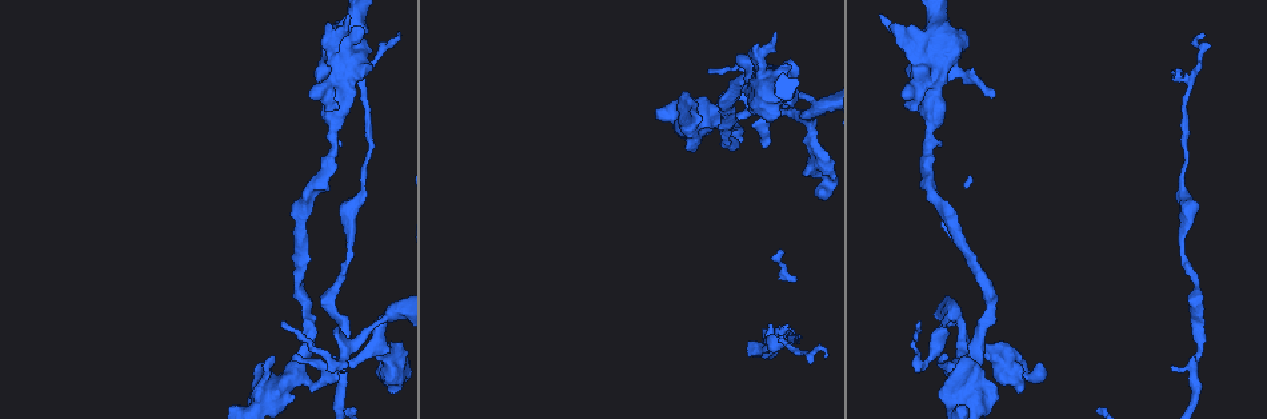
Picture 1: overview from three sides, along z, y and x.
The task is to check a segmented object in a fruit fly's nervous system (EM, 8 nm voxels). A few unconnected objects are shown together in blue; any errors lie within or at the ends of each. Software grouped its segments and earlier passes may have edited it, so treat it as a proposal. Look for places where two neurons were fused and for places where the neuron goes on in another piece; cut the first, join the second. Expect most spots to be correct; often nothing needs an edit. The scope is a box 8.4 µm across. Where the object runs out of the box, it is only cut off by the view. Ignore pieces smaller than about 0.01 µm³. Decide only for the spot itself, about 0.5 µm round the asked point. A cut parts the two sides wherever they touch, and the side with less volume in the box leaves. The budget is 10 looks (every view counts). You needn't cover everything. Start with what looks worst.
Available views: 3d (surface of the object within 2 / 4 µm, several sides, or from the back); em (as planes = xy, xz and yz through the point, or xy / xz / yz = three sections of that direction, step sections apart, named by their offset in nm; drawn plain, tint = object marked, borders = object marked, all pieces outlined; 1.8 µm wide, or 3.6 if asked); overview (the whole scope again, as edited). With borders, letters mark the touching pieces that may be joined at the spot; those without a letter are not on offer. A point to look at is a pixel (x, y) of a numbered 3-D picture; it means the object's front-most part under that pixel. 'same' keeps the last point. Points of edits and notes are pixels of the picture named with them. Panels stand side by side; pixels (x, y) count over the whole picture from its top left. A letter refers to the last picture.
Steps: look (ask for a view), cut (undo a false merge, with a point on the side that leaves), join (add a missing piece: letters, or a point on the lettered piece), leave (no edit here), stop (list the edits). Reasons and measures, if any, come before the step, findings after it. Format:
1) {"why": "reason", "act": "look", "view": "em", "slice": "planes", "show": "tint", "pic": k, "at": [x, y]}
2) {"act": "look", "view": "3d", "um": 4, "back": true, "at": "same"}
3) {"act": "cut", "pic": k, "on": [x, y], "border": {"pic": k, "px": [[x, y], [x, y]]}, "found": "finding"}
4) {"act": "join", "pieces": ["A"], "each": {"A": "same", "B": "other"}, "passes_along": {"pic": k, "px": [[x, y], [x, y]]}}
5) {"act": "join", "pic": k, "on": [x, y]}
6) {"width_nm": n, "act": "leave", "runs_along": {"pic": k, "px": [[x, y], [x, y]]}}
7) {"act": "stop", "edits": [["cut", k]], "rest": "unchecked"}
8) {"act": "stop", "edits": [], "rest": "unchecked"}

{"why": "arms part here", "act": "look", "view": "3d", "um": 4, "pic": 1, "at": [331, 72]}

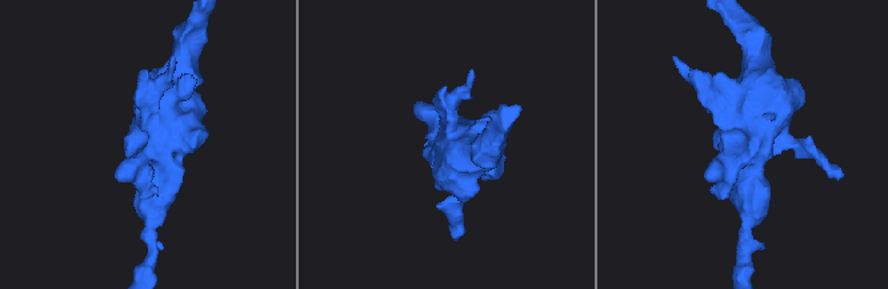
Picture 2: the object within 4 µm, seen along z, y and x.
{"act": "look", "view": "em", "um": 3.6, "slice": "planes", "show": "borders", "pic": 2, "at": [759, 136]}

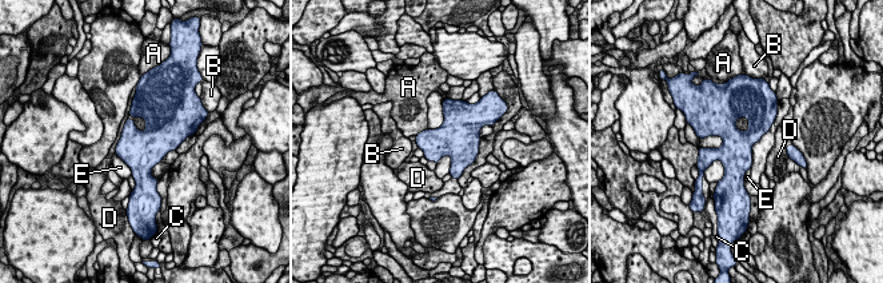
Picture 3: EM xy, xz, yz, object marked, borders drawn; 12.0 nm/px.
{"act": "leave", "each": {"A": "other", "B": "other", "C": "other", "D": "other", "E": "other"}, "border": {"pic": 3, "px": [[696, 148], [698, 162]]}, "found": "all the same neuron"}

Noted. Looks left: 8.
{"why": "branch stops here", "act": "look", "view": "3d", "um": 4, "pic": 1, "at": [786, 325]}

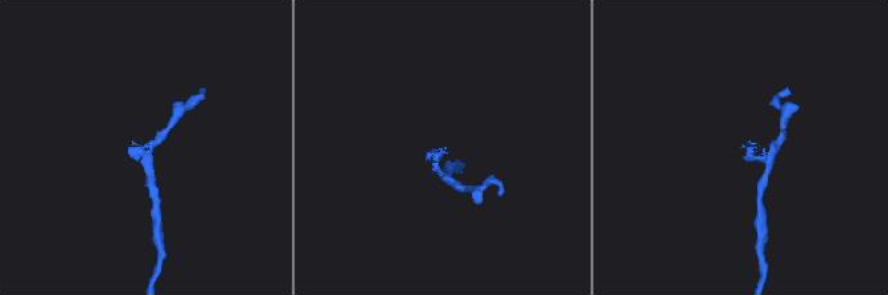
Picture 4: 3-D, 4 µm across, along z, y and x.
{"act": "look", "view": "em", "slice": "xz", "step": 8, "show": "tint", "pic": 4, "at": [740, 147]}

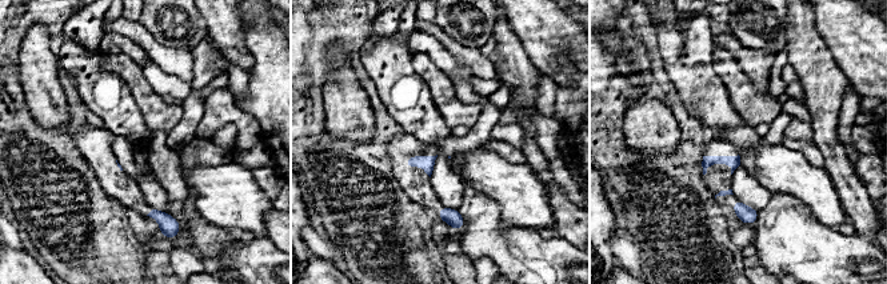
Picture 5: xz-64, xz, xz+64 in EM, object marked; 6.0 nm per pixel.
{"act": "look", "view": "em", "slice": "planes", "show": "borders", "at": "same"}

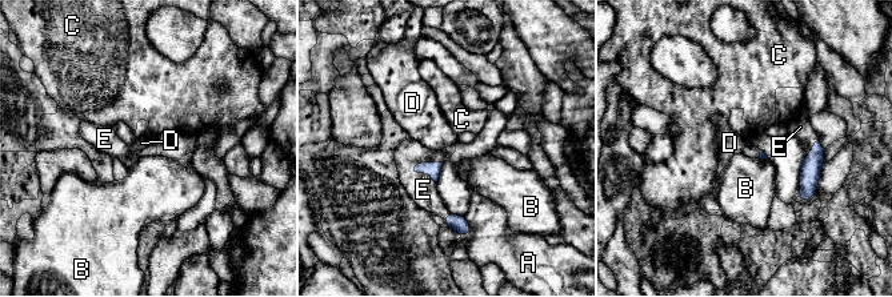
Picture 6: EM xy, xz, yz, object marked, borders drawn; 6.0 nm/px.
{"longest_contact_nm": ["E", 220], "act": "join", "pieces": ["E"], "each": {"A": "other", "B": "other", "C": "other", "D": "other", "E": "same"}, "found": "it goes on there"}

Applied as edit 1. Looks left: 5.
{"why": "sharp bend", "act": "look", "view": "em", "slice": "planes", "show": "plain", "pic": 1, "at": [917, 364]}

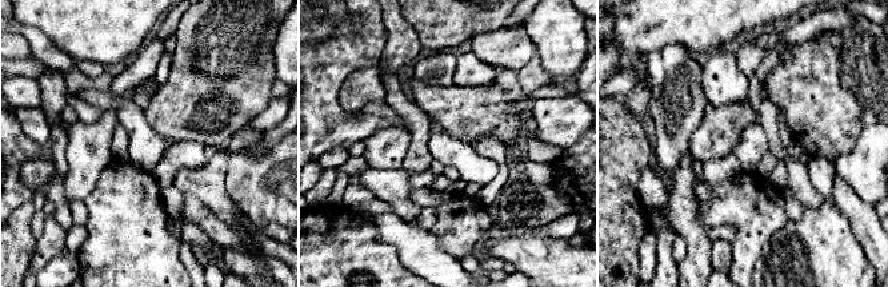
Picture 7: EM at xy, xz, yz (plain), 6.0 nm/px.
{"act": "look", "view": "em", "slice": "planes", "show": "tint", "at": "same"}

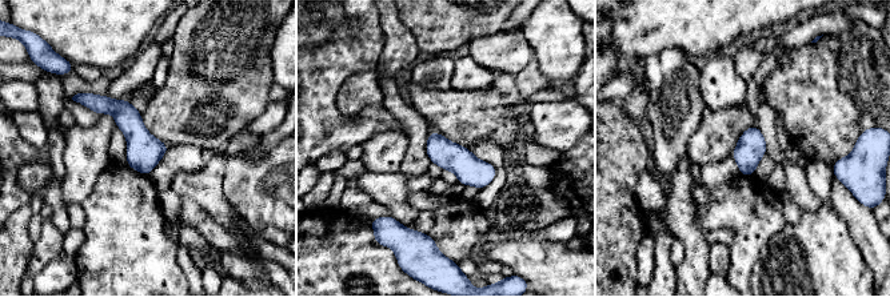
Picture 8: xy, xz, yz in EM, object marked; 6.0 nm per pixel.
{"why": "see the neighbours", "act": "look", "view": "em", "slice": "planes", "show": "borders", "at": "same"}

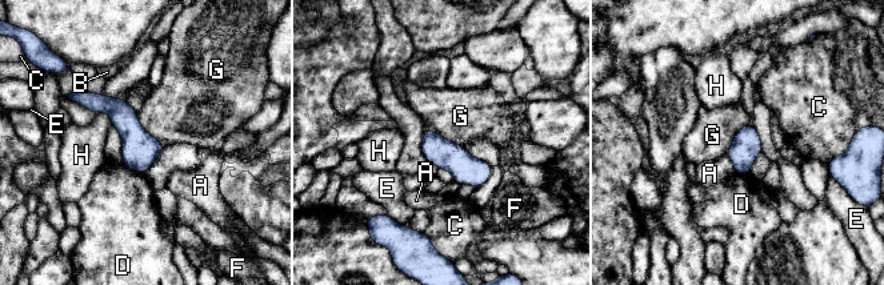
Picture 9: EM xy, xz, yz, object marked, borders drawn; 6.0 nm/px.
{"width_nm": 170, "act": "leave", "each": {"A": "other", "B": "other", "C": "other", "D": "other", "E": "other", "F": "other", "G": "other", "H": "other"}, "border": {"pic": 9, "px": [[136, 113], [140, 125], [166, 145]]}, "found": "one neuron here"}

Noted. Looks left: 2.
{"why": "sharp bend", "act": "look", "view": "3d", "um": 4, "back": true, "pic": 1, "at": [822, 187]}

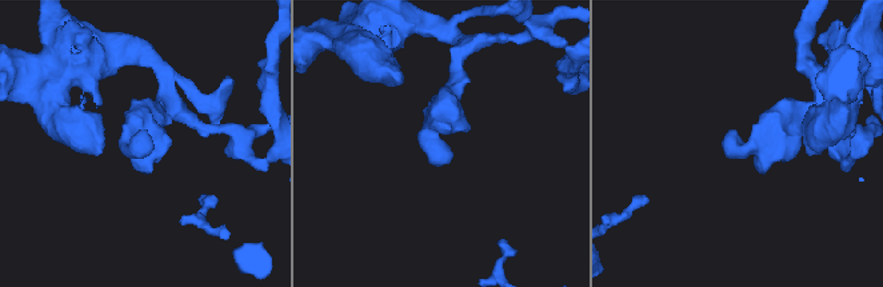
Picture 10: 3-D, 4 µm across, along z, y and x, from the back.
{"act": "look", "view": "em", "slice": "planes", "show": "borders", "pic": 10, "at": [440, 148]}

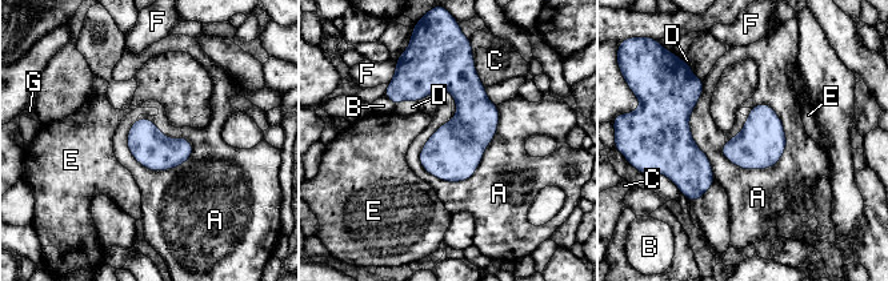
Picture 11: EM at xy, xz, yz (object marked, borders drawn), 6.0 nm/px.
{"act": "leave", "each": {"A": "other", "B": "other", "C": "other", "D": "other", "E": "other", "F": "other", "G": "other"}, "border": {"pic": 11, "px": [[498, 105], [470, 177], [422, 167]]}, "found": "all the same neuron"}

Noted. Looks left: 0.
{"act": "stop", "edits": [["join", 6]], "rest": "unchecked"}

